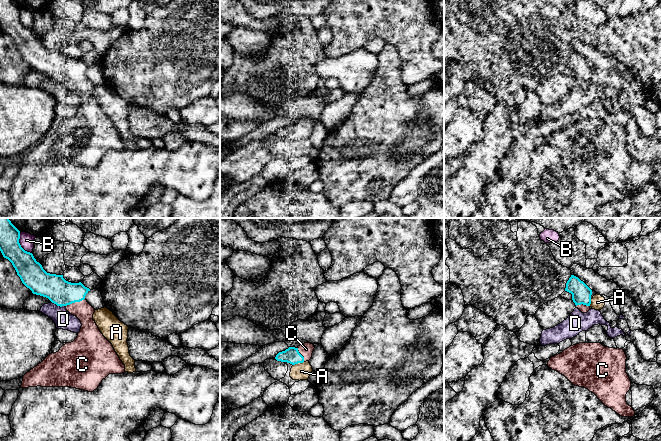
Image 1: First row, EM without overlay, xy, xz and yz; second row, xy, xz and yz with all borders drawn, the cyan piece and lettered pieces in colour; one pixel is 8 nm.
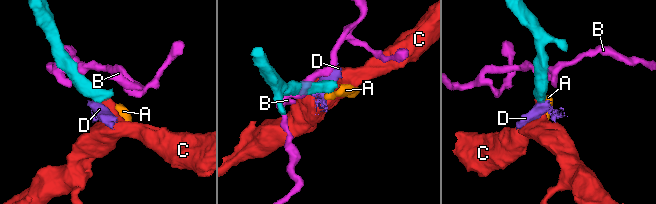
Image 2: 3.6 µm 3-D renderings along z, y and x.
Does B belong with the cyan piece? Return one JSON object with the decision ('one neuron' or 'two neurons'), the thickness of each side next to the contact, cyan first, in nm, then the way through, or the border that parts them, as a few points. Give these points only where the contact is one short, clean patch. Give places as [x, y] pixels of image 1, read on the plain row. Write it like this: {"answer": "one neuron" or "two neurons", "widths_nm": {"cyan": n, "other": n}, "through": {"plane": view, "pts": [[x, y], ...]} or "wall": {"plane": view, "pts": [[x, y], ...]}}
{"answer": "two neurons", "widths_nm": {"cyan": 200, "other": 120}, "wall": {"plane": "xy", "pts": [[19, 9], [19, 20], [31, 29]]}}

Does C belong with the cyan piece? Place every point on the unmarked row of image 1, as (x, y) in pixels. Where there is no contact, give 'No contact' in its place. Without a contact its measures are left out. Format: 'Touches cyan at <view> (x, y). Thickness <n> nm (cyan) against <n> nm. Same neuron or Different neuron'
Touches cyan at xy (74, 78). Thickness 200 nm (cyan) against 150 nm. Same neuron

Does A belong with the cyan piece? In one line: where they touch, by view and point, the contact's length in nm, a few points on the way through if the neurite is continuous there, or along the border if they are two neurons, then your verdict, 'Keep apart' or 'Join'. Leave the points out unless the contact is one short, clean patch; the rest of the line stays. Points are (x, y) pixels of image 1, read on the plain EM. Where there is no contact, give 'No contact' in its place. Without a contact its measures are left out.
Touches cyan at xz (298, 138). Shared border 90 nm. Keep apart

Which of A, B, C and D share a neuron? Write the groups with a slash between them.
A / B / C / D

